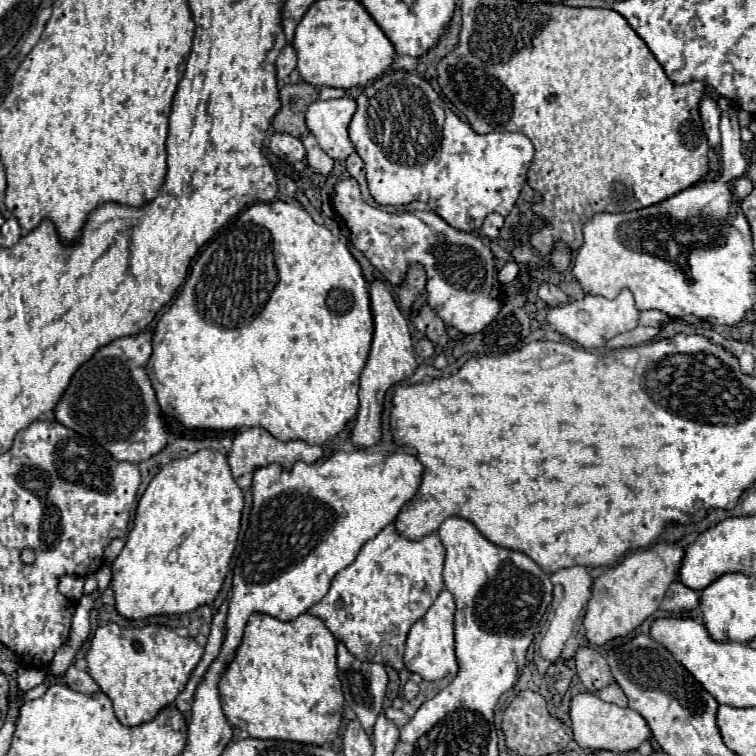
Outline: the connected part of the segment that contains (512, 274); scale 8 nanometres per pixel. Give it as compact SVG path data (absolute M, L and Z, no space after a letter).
M514 260L506 262L506 266L504 266L504 268L498 272L500 286L506 286L510 280L514 280L514 278L518 276L518 272L520 272L520 266L518 266L518 262L514 262Z

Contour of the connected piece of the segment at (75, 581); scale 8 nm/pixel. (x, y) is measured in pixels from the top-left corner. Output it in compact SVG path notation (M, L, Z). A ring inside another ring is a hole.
M62 576L58 580L58 590L72 602L80 600L84 588L84 578L82 576Z

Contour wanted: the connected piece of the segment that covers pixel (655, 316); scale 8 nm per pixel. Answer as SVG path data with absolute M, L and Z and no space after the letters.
M660 310L640 312L640 324L644 324L644 326L662 326L668 320L670 320L670 316L666 312L660 312Z

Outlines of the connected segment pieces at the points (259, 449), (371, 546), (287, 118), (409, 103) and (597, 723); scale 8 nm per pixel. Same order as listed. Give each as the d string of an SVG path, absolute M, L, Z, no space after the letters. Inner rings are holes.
M248 428L234 438L234 446L228 452L228 464L232 468L232 476L234 476L236 484L240 488L250 488L254 470L258 470L258 468L264 468L270 464L280 464L284 470L290 470L294 466L294 462L298 462L298 460L302 460L306 464L314 464L316 460L320 460L322 457L323 450L320 446L310 446L310 444L300 442L300 440L280 442L270 432L266 432L264 428Z
M392 522L378 536L374 536L360 548L354 564L346 566L334 576L328 594L318 604L314 604L308 612L322 618L328 630L340 642L344 642L346 648L358 660L380 662L384 666L392 666L394 670L400 670L404 668L402 656L404 656L404 642L408 630L416 620L420 620L426 614L426 610L434 604L438 594L444 590L444 578L442 578L444 558L446 558L446 550L436 532L424 536L422 540L408 540L402 534L398 534Z
M298 82L298 84L286 84L280 88L280 102L282 108L272 120L274 132L292 134L296 138L308 136L308 128L304 124L304 112L310 102L318 100L318 90L312 84Z
M396 70L368 84L356 98L358 110L350 122L350 140L358 156L366 164L368 188L378 204L402 206L414 200L430 204L430 208L444 218L450 226L462 232L474 232L482 226L490 212L508 216L514 208L522 186L526 184L526 172L534 156L532 142L518 132L492 132L476 134L466 122L460 122L460 132L444 134L444 110L440 96L420 76Z
M584 692L576 694L570 704L570 720L574 740L588 750L610 750L610 752L630 752L638 750L642 742L650 740L652 732L646 720L632 708L620 708L616 704L608 704L600 700L596 694Z

